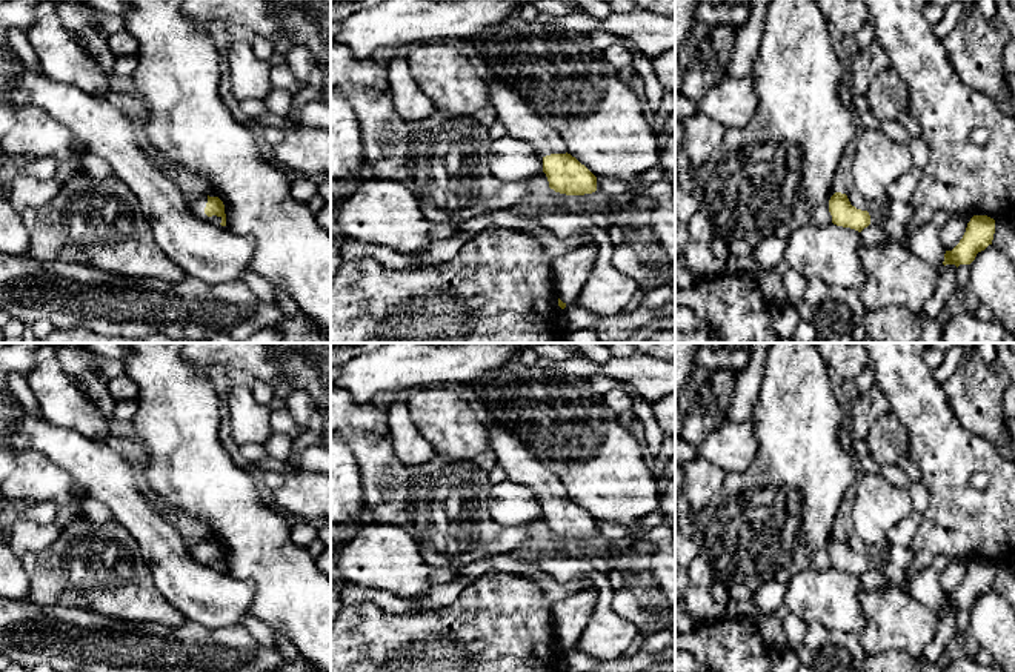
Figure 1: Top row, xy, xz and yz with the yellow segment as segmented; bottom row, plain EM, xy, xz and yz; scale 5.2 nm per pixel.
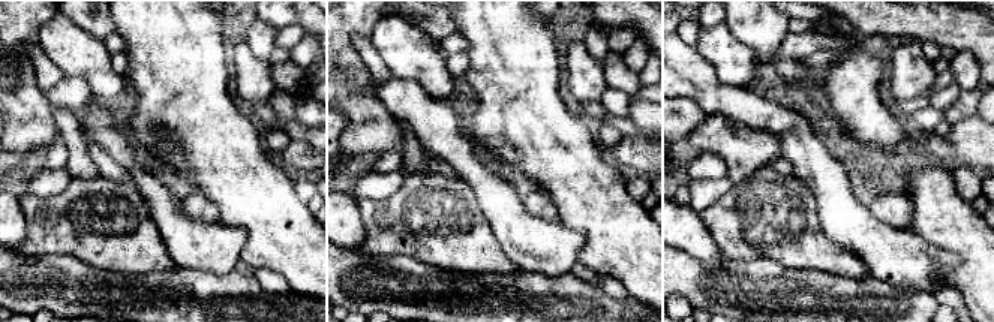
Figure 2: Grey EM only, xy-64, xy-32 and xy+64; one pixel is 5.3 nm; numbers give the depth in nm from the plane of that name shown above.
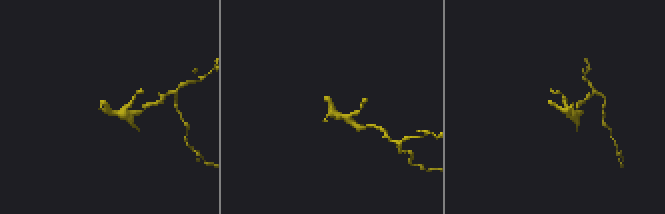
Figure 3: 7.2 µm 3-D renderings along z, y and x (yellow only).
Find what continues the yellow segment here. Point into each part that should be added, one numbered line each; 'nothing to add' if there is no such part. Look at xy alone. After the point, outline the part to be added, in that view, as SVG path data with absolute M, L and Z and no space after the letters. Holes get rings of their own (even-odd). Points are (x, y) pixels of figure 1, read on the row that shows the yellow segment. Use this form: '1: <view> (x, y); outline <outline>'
1: xy (197, 206); outline M205 195L205 197L201 197L201 198L195 200L195 201L189 201L189 208L191 208L191 211L192 211L197 217L201 217L201 218L205 218L205 220L209 220L209 221L212 221L212 223L220 225L220 223L221 223L221 217L217 217L217 215L208 217L208 215L205 214L206 203L208 203L208 195Z

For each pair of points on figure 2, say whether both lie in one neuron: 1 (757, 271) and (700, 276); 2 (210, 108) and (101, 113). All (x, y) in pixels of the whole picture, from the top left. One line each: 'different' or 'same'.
1: same
2: different

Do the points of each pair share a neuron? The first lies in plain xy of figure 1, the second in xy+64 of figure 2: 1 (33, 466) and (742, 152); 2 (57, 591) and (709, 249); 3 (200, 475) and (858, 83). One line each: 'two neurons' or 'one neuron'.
1: one neuron
2: two neurons
3: one neuron

